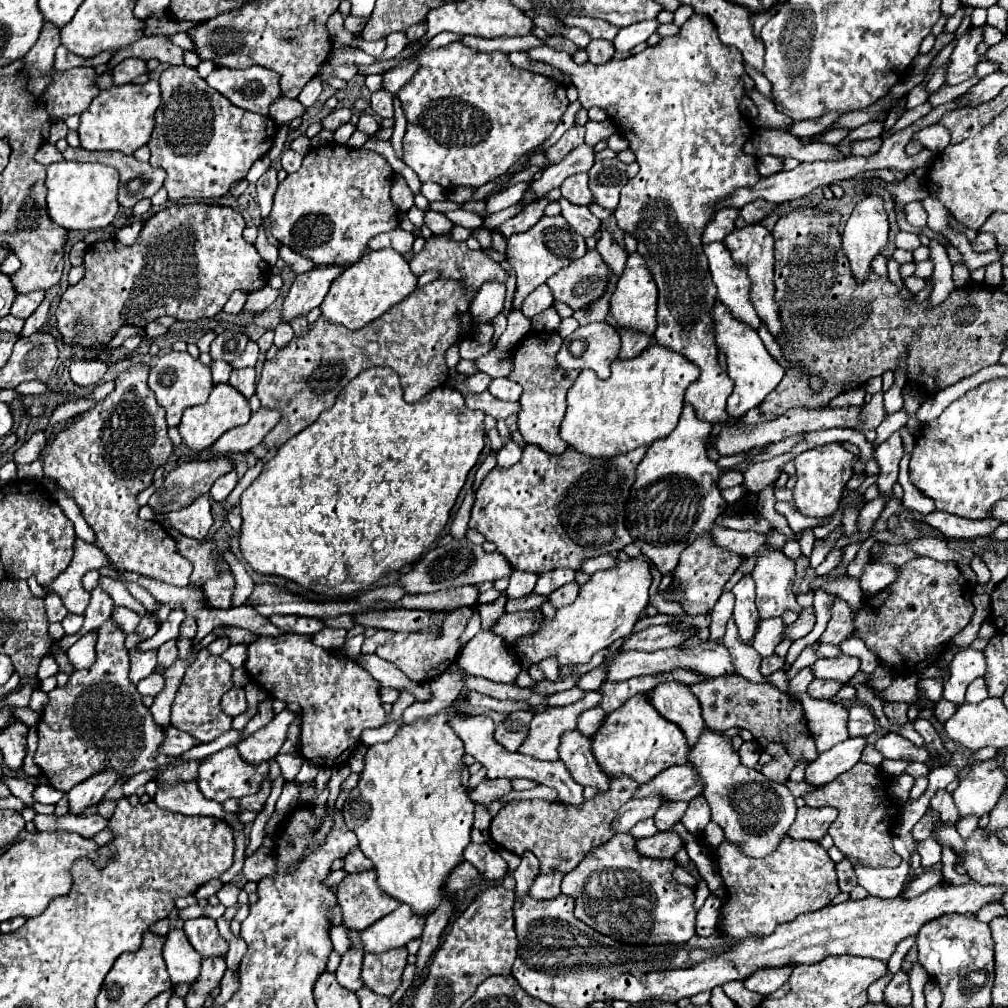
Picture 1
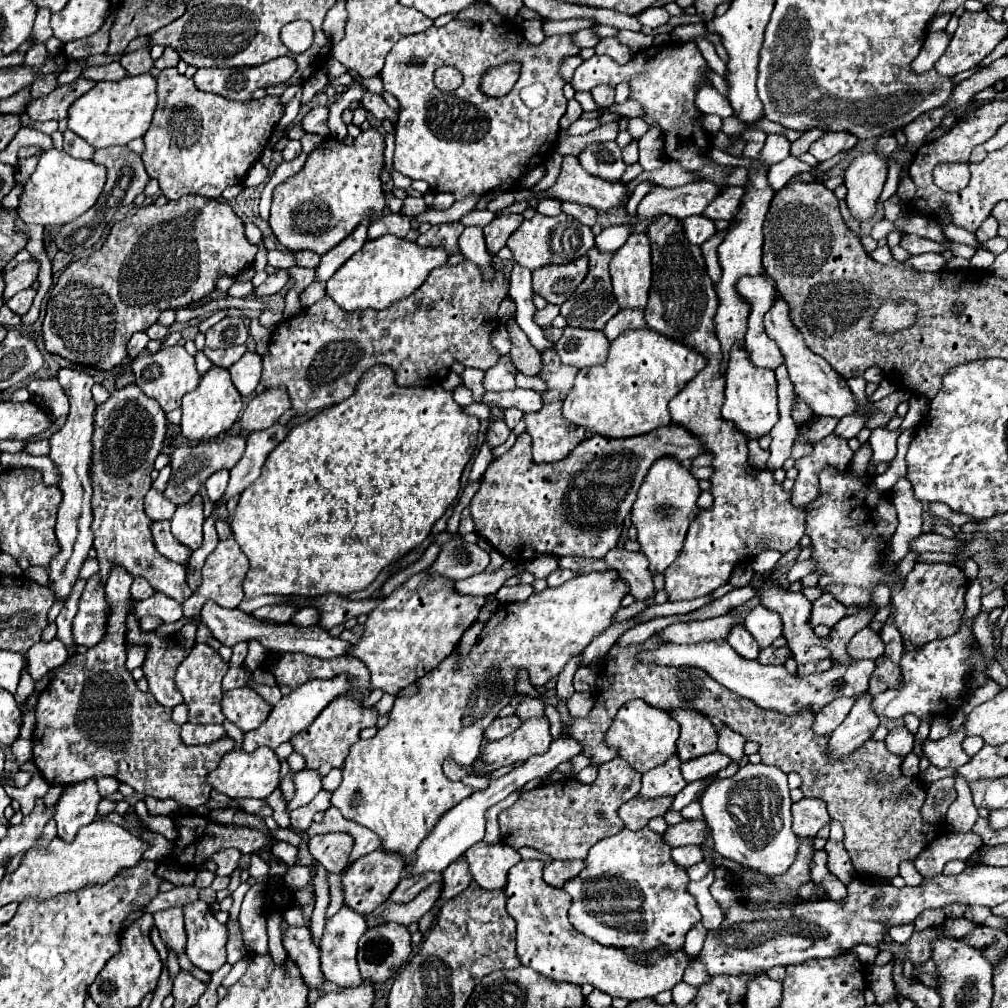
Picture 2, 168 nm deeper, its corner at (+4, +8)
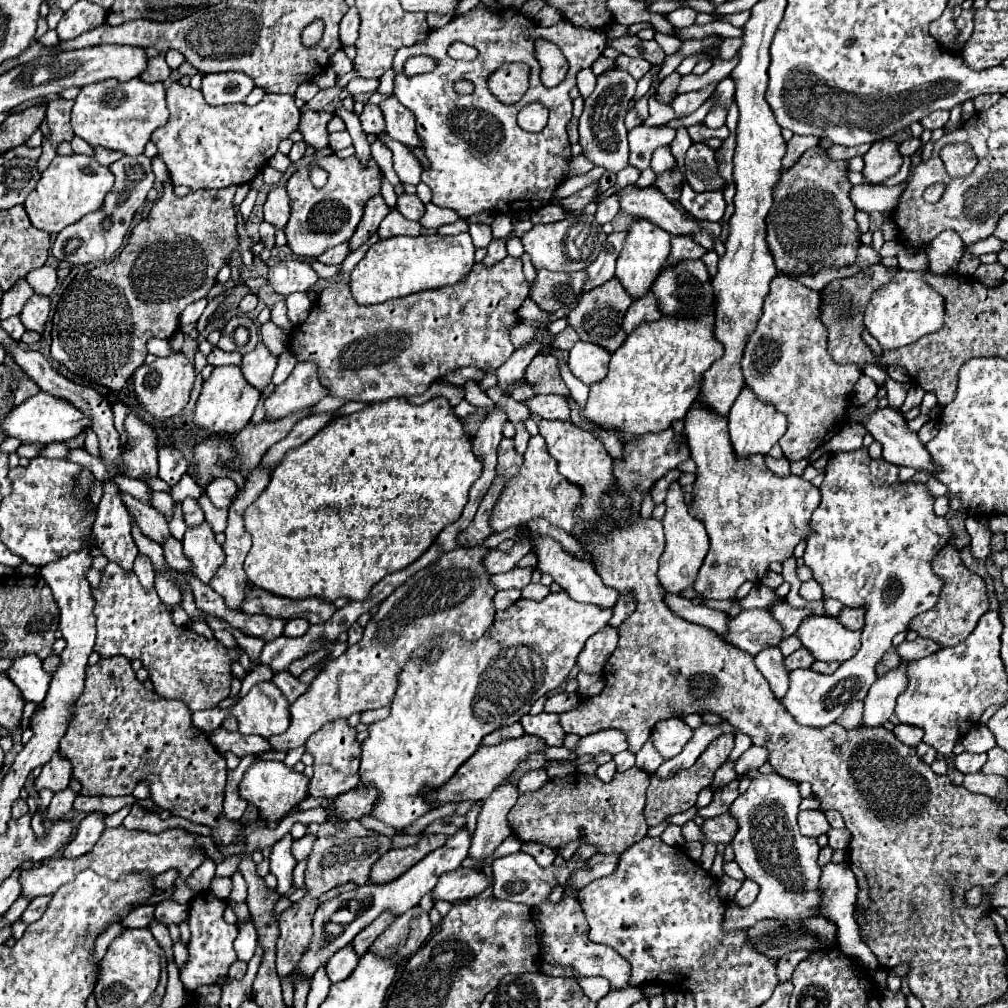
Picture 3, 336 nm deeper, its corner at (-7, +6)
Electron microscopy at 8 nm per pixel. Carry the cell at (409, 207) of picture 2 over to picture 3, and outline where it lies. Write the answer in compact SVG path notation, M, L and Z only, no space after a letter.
M402 193L396 201L396 209L410 221L418 221L422 215L424 215L424 203L418 199L418 195L408 195L408 193Z

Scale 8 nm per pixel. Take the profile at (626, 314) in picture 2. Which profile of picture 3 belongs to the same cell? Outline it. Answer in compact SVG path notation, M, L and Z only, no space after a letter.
M648 291L644 297L638 297L634 299L634 303L628 307L626 311L626 317L624 317L624 327L626 327L626 333L634 331L636 325L644 323L644 321L656 321L660 319L662 313L658 309L658 303L656 303L656 297L652 291Z

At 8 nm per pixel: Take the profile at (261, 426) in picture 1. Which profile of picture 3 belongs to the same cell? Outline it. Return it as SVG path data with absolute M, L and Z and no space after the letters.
M310 361L298 363L290 377L264 401L266 419L282 419L294 411L316 405L326 395L328 389L320 383L316 365Z

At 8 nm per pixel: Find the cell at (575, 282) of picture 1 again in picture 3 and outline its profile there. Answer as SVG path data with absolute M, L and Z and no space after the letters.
M538 271L536 279L530 287L530 299L542 309L542 311L556 311L558 307L564 307L578 295L582 289L582 279L586 277L584 271L580 273L552 273L552 271Z

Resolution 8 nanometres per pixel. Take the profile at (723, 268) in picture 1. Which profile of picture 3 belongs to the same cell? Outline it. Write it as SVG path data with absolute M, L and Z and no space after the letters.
M776 275L764 301L762 317L758 319L756 329L748 335L746 349L740 361L746 387L756 395L758 401L774 405L774 409L784 413L788 419L788 429L782 437L782 451L790 463L808 459L818 447L822 447L836 435L834 431L848 423L846 409L850 407L850 393L862 375L858 365L836 365L826 351L828 331L820 321L822 301L822 291L812 291L808 287L802 287L802 283L794 283L784 275Z

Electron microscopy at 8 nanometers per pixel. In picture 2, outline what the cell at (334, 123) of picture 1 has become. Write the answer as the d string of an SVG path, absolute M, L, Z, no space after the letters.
M315 107L315 109L311 109L311 111L303 117L301 125L303 125L303 129L305 129L307 133L317 133L317 135L321 135L321 137L327 137L327 135L329 135L327 117L329 117L329 109L327 109L327 107Z

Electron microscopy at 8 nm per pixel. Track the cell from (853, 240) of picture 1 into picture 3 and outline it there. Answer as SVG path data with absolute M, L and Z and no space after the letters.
M880 139L878 143L872 143L870 151L864 155L864 161L866 167L862 173L868 185L880 185L900 169L902 155L894 139Z

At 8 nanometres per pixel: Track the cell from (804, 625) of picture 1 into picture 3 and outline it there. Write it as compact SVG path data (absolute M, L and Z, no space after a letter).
M844 607L842 613L838 615L838 619L840 619L842 625L846 625L848 629L862 629L862 627L864 627L864 611L862 611L862 609Z

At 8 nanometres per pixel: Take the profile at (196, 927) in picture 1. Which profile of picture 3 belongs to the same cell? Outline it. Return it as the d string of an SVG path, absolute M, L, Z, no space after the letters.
M202 891L190 901L188 961L180 969L180 981L188 997L192 997L200 985L214 985L220 977L226 977L230 965L236 961L236 951L232 943L238 935L238 925L228 925L224 921L224 909L226 901L220 901L216 895L210 895L210 891Z

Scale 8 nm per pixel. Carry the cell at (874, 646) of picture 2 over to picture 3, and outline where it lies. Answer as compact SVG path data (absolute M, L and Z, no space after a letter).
M918 637L916 641L904 641L900 647L896 647L896 653L906 661L914 661L914 659L928 657L940 649L942 649L942 645L938 645L934 639Z

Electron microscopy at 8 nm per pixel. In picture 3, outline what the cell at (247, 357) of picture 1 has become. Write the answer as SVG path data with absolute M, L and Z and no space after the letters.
M214 347L212 353L206 359L208 359L208 365L212 365L212 367L218 367L218 365L238 365L242 355L240 353L226 353L226 351Z

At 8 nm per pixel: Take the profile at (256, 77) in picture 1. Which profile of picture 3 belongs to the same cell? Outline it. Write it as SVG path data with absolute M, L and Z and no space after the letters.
M212 73L202 79L202 95L208 105L240 103L254 89L254 81L244 73Z

